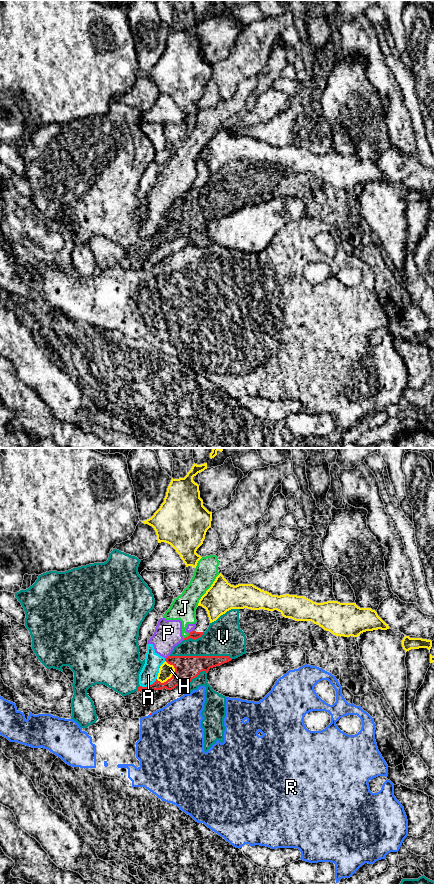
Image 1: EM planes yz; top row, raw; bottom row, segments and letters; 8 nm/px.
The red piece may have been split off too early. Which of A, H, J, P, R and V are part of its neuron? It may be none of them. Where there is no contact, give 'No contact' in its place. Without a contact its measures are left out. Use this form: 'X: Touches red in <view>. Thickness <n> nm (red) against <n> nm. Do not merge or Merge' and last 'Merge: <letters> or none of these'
A: Touches red in yz. Thickness 120 nm (red) against 140 nm. Do not merge
H: Touches red in yz. Thickness 190 nm (red) against 120 nm. Do not merge
J: Touches red in yz. Thickness 70 nm (red) against 200 nm. Do not merge
P: Touches red in yz. Thickness 190 nm (red) against 220 nm. Do not merge
R: Touches red in yz. Thickness 20 nm (red) against 500 nm. Do not merge
V: Touches red in yz. Thickness 190 nm (red) against 300 nm. Do not merge
Merge: none of these

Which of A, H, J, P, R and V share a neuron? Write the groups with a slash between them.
A J P / H / R / V

